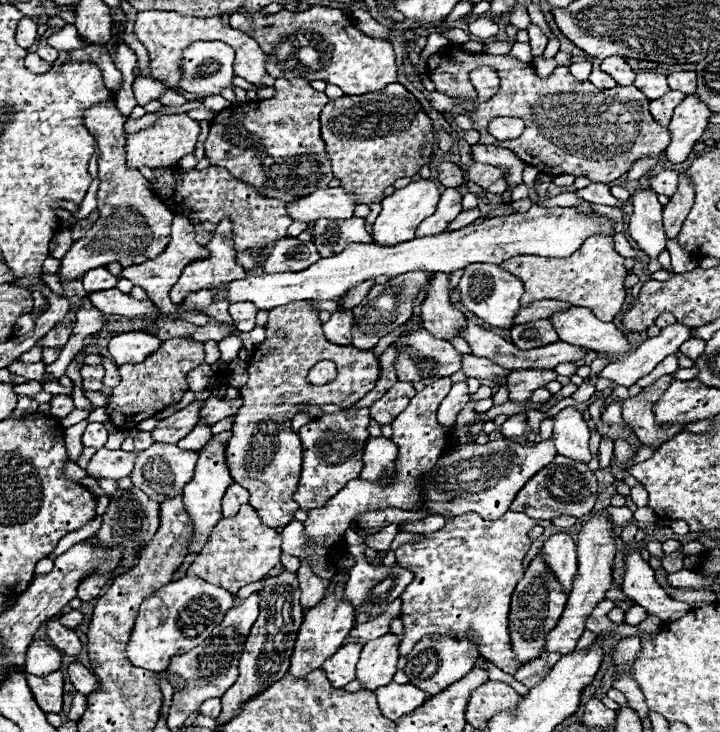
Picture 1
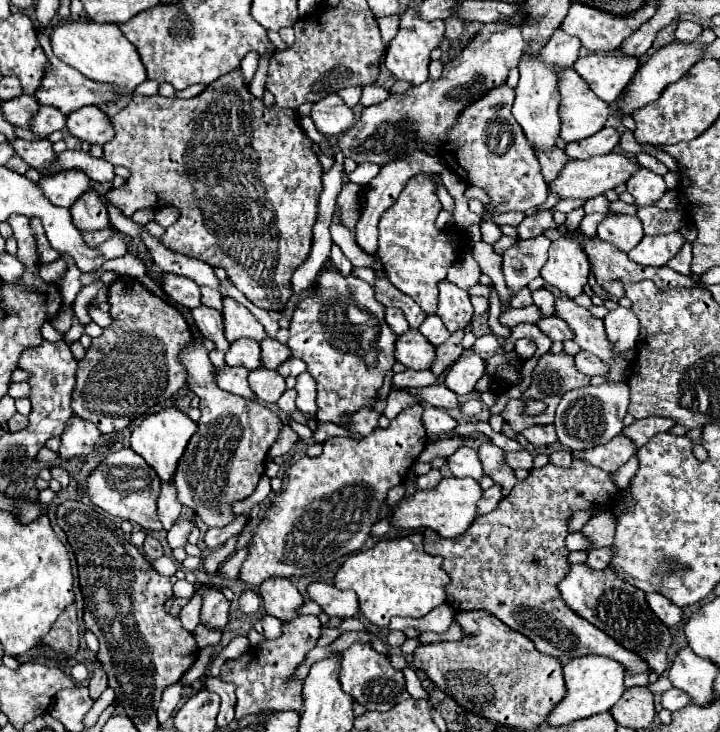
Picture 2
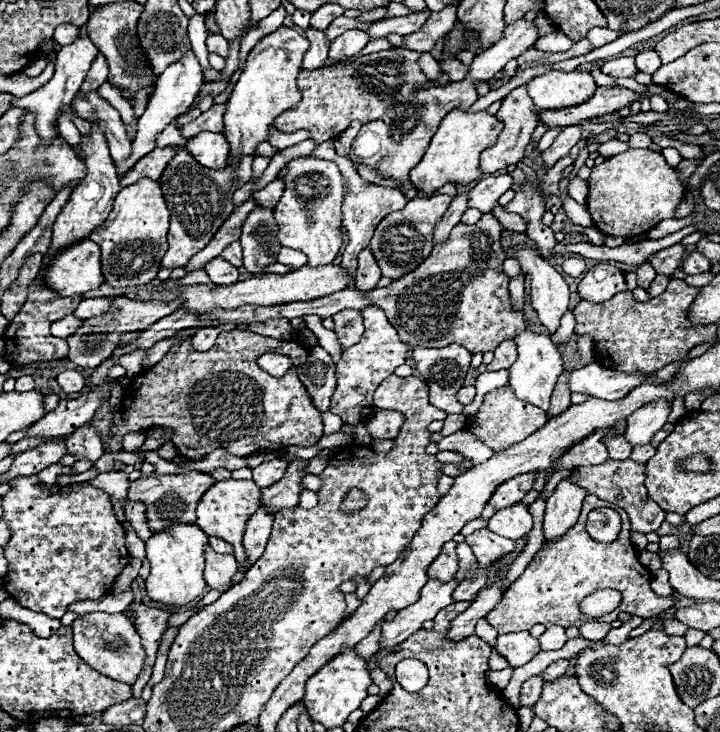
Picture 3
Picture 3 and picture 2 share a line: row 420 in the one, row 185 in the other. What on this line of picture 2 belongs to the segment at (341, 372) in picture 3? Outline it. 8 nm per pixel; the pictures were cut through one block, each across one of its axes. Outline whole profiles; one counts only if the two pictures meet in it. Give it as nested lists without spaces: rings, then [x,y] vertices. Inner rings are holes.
[[[346,182],[344,188],[342,188],[342,192],[338,194],[336,204],[340,206],[344,226],[350,228],[350,230],[354,230],[356,220],[360,218],[362,208],[360,208],[360,200],[358,198],[362,198],[362,196],[364,196],[364,188],[358,186],[358,184],[352,184],[352,182]]]

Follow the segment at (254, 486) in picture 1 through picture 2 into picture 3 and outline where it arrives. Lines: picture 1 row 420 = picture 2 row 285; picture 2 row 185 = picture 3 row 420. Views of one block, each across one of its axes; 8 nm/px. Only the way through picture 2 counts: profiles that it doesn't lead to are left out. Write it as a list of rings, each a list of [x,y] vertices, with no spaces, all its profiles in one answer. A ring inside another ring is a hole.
[[[234,328],[234,330],[224,330],[224,332],[220,332],[218,338],[216,338],[216,344],[214,344],[210,350],[206,350],[206,352],[196,352],[196,350],[192,350],[190,338],[186,338],[180,346],[172,348],[172,350],[164,356],[164,360],[160,360],[156,366],[152,366],[150,370],[146,370],[146,372],[142,372],[142,374],[138,374],[138,376],[134,376],[134,378],[130,380],[130,384],[128,384],[128,388],[126,388],[126,394],[124,394],[124,400],[122,400],[122,420],[124,420],[124,424],[112,425],[112,430],[104,443],[104,447],[109,448],[113,452],[118,451],[122,449],[123,437],[126,432],[142,432],[148,430],[150,426],[172,428],[172,442],[174,442],[174,446],[178,448],[178,454],[180,454],[182,458],[188,458],[188,460],[200,460],[202,456],[210,454],[210,452],[216,450],[216,448],[226,448],[226,450],[232,452],[234,456],[250,456],[250,454],[260,452],[260,450],[266,450],[266,448],[270,448],[270,450],[282,450],[282,448],[288,448],[288,446],[314,446],[314,444],[322,438],[322,418],[320,418],[322,412],[316,410],[316,406],[312,404],[312,398],[308,396],[304,384],[298,380],[298,374],[296,374],[296,368],[298,368],[300,364],[304,364],[306,360],[308,360],[308,350],[298,342],[298,338],[292,338],[292,340],[276,340],[276,338],[268,338],[268,336],[254,334],[254,332],[250,332],[250,330],[238,330],[238,328]],[[272,350],[282,350],[284,356],[290,356],[290,358],[292,358],[294,368],[290,368],[288,374],[282,376],[282,378],[274,378],[274,376],[266,374],[266,372],[260,370],[258,364],[256,364],[258,356],[262,356],[262,354],[266,354],[266,352],[272,352]]]

